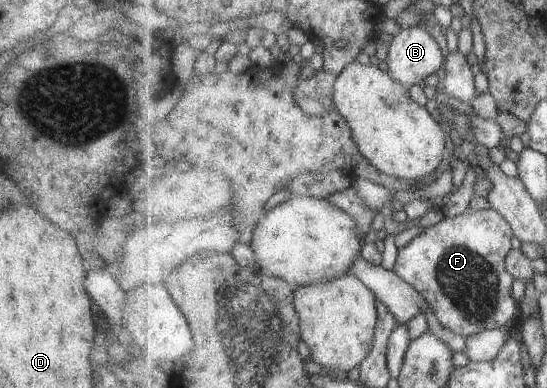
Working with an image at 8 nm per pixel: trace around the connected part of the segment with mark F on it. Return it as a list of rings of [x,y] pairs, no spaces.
[[[467,207],[462,214],[445,216],[434,226],[423,228],[407,245],[398,248],[396,264],[392,269],[427,300],[439,324],[455,335],[469,338],[490,329],[510,327],[519,315],[519,303],[513,298],[515,276],[506,266],[507,256],[512,252],[513,236],[511,224],[497,210],[473,210]]]

